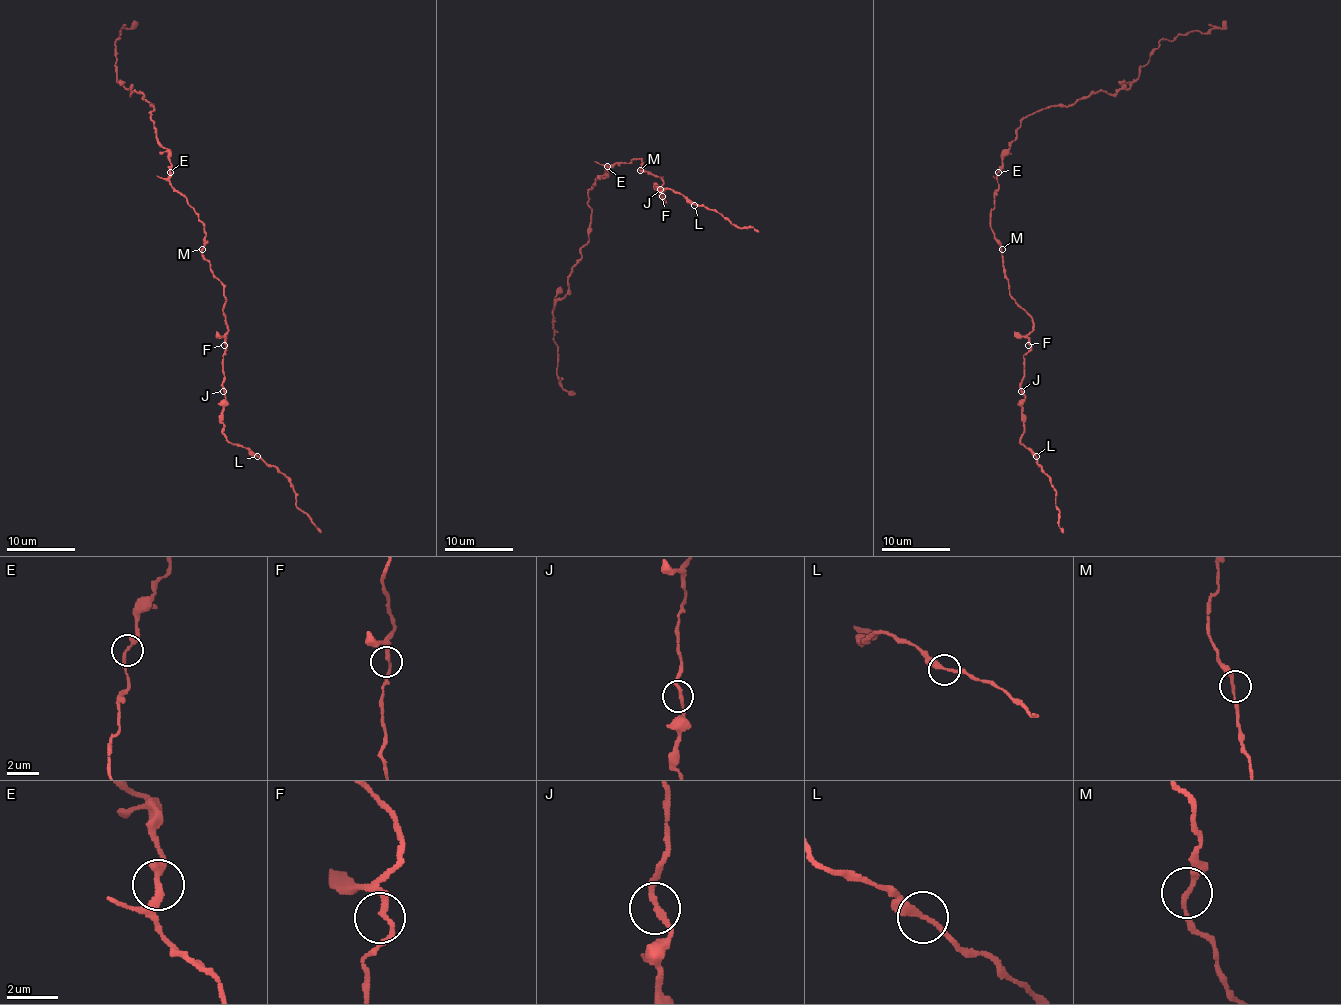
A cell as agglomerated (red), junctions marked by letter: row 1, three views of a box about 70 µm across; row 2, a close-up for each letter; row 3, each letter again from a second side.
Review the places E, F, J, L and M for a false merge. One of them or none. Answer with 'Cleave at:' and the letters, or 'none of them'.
Cleave at: none of them

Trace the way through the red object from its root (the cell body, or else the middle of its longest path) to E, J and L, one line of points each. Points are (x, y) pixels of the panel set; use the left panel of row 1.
E: (202, 223), (187, 199), (171, 185), (170, 172)
J: (202, 223), (206, 233), (202, 256), (221, 283), (226, 300), (223, 391)
L: (202, 223), (206, 233), (202, 256), (221, 283), (226, 300), (223, 434), (229, 442), (248, 447), (257, 456)

